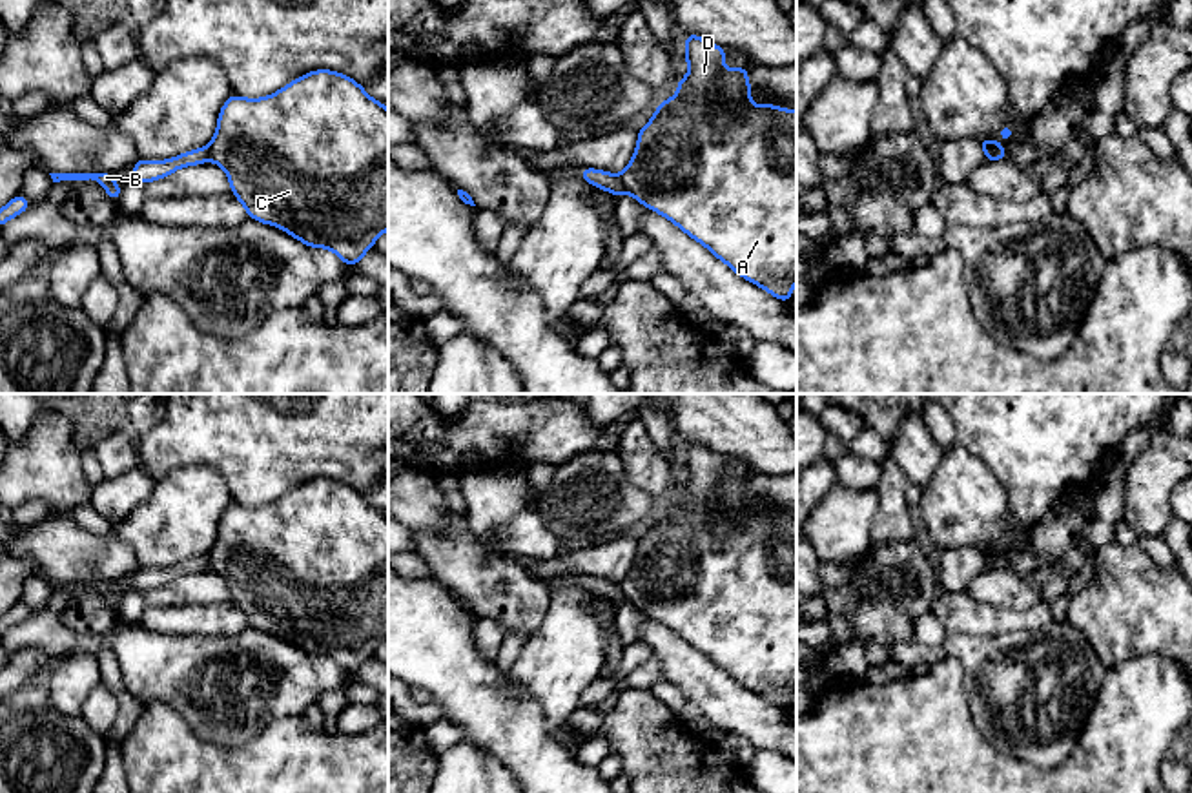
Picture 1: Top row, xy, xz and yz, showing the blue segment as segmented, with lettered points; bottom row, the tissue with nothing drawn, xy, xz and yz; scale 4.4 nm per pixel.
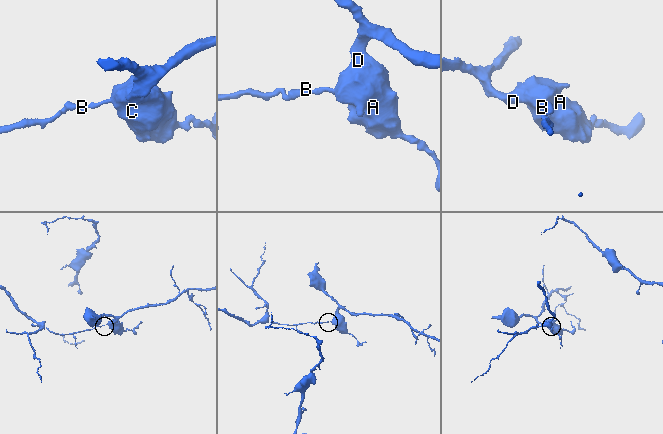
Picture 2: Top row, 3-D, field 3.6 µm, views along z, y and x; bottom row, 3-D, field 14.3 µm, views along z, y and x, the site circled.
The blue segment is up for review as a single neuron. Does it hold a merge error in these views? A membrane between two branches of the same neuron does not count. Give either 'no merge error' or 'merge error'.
merge error

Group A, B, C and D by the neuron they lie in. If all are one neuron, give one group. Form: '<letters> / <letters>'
A C D / B

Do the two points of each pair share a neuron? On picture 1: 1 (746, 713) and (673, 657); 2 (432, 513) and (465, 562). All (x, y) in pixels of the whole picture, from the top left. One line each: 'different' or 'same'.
1: same
2: different

